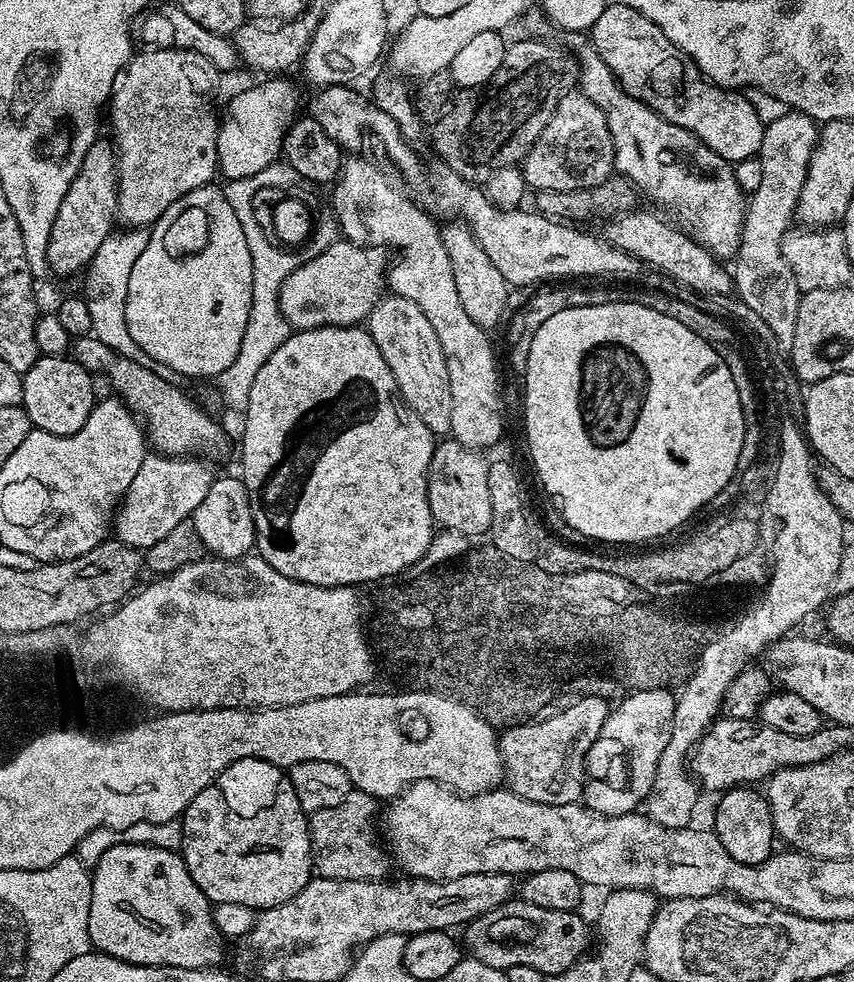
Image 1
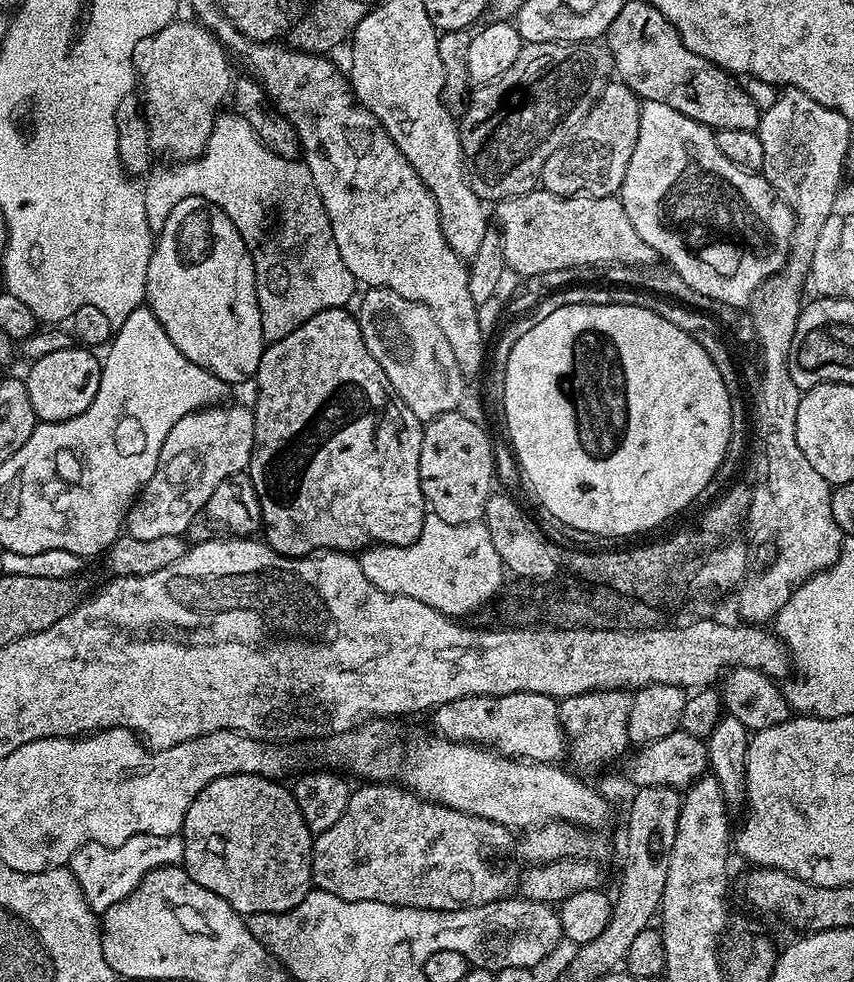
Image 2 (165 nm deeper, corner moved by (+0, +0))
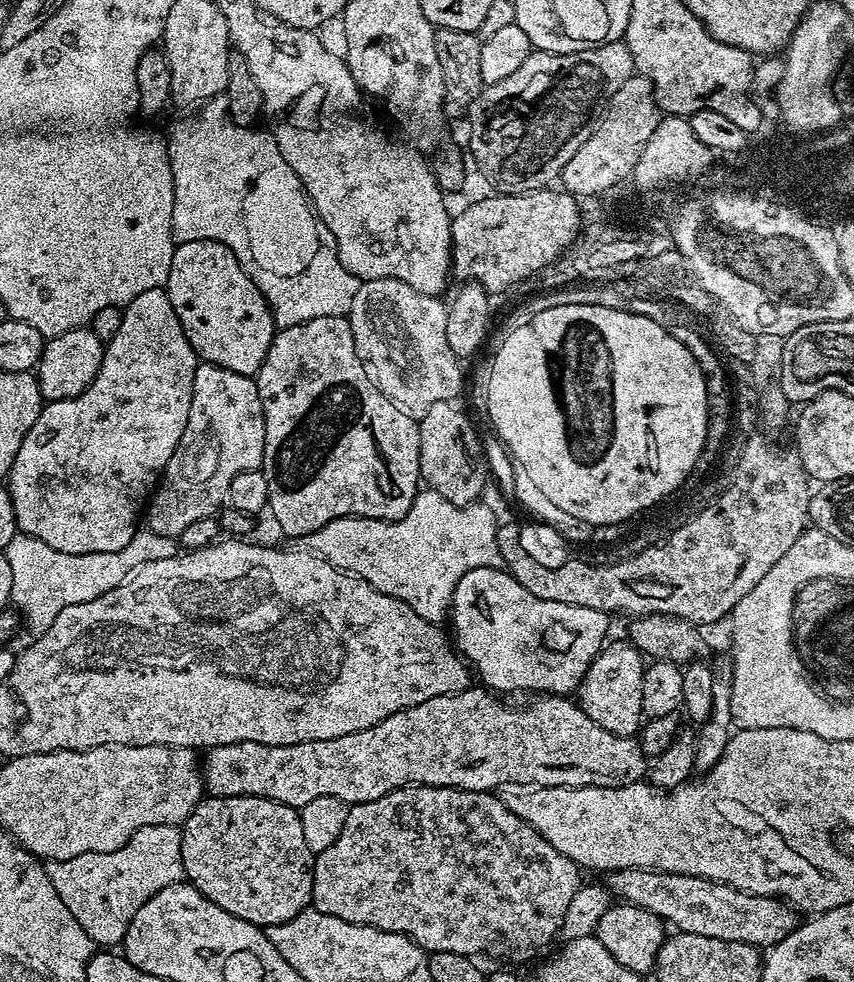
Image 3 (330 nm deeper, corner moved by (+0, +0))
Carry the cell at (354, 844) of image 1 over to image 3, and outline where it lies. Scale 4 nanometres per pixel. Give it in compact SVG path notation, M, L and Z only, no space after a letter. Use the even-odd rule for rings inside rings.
M418 784L410 788L399 788L390 794L382 794L382 798L374 798L370 802L351 805L346 814L346 826L342 826L342 834L338 834L338 842L326 846L326 850L315 853L312 861L312 898L311 907L322 914L330 914L334 918L342 918L342 922L374 926L377 930L397 932L408 936L424 949L425 953L453 952L473 958L479 952L488 956L509 956L512 960L524 960L531 952L544 948L552 939L561 935L561 928L566 918L566 910L574 899L574 894L582 885L582 869L570 858L558 854L538 830L534 830L514 810L504 805L503 799L492 792L464 792L461 788L435 788L429 784Z

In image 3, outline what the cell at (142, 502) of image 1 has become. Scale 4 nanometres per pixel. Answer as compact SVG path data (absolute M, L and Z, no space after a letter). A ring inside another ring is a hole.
M197 363L186 430L182 430L182 438L163 470L158 487L151 493L146 508L146 526L154 530L154 534L178 538L182 530L190 526L190 522L216 516L228 499L230 482L234 482L238 474L246 470L257 470L263 465L265 438L264 411L255 379L234 374L234 370L226 370L217 364Z

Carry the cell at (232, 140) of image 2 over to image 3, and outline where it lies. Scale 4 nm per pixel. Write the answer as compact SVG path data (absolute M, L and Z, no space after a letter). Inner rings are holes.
M220 102L205 103L199 109L199 112L201 111L200 116L188 116L185 120L178 121L169 132L166 132L168 153L170 154L170 170L174 174L173 241L176 244L185 244L201 238L214 238L218 242L225 244L236 255L238 262L246 270L248 277L254 282L254 286L258 286L258 290L266 298L269 308L272 309L272 318L276 321L277 329L305 324L314 318L347 316L349 310L354 306L354 294L358 294L362 281L354 274L350 274L350 270L346 270L346 266L342 266L342 262L338 258L338 250L336 249L334 238L330 234L328 227L317 216L316 210L312 206L312 201L308 199L308 193L304 191L302 182L298 178L298 174L294 174L294 170L290 170L286 158L282 158L282 150L278 150L275 139L269 133L267 136L264 132L255 132L255 127L245 126L233 120L228 115L225 105L216 103Z

